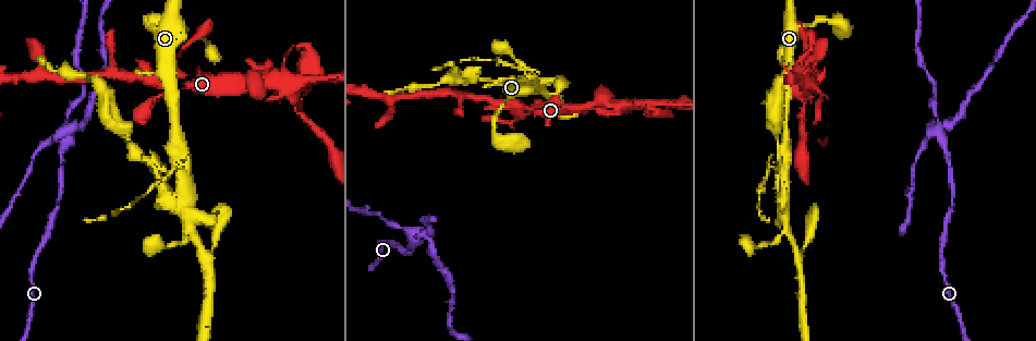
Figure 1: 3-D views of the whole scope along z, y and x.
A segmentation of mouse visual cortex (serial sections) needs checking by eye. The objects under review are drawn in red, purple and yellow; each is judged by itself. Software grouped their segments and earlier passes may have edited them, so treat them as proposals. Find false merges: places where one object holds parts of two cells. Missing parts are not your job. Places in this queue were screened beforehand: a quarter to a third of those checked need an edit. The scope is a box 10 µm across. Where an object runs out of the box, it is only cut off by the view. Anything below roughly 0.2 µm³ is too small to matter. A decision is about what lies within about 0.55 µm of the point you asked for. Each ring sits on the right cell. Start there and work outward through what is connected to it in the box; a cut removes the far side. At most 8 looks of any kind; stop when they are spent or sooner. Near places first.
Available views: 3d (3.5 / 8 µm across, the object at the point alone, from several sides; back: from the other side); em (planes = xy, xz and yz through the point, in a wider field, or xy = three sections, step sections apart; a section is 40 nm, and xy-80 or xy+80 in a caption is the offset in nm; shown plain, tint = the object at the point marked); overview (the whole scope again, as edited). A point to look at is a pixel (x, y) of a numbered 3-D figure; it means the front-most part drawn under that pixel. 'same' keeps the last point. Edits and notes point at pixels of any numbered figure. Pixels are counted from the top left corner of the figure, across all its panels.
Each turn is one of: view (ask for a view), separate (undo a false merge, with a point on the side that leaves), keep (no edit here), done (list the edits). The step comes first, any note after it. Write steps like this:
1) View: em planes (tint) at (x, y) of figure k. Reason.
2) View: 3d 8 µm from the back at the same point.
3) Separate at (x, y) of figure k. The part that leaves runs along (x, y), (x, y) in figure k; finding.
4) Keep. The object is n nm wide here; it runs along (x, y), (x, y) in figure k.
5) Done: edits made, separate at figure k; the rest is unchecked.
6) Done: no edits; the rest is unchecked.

View: 3d 3.5 µm from the back at (836, 21) of figure 1. Abrupt turn.

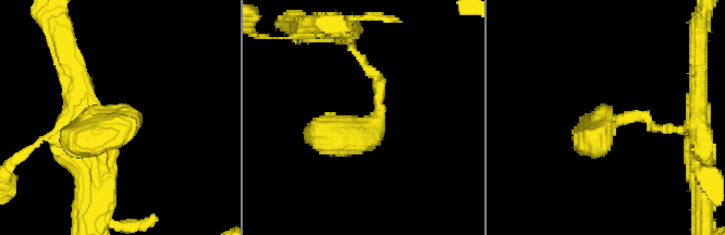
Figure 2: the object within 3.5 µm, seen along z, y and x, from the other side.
View: em xy step 1 (tint) at (375, 117) of figure 2. Shape alone is not enough.

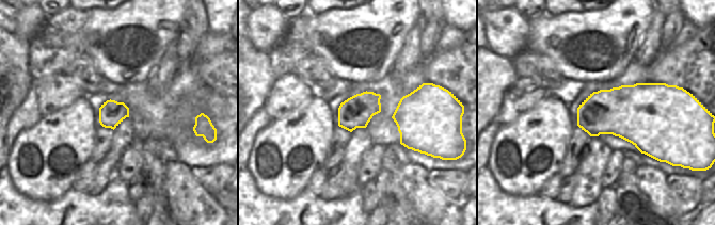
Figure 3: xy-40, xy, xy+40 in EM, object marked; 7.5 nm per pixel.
Keep. It runs along (670, 128), (628, 115), (591, 135) in figure 2; one cell here.

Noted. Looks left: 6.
View: 3d 8 µm at (937, 129) of figure 1. Four arms meet.

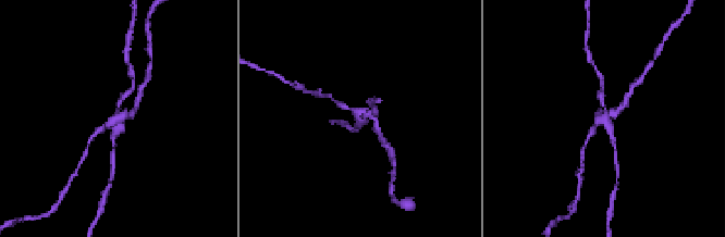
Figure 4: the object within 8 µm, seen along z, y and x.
View: em xy step 2 (tint) at the same point.

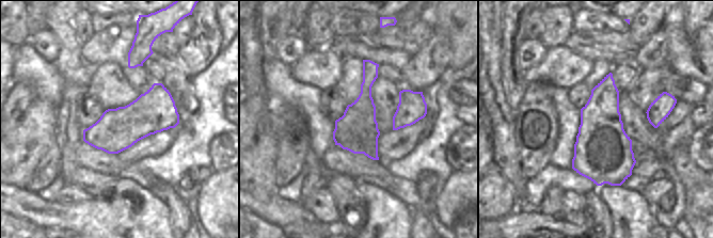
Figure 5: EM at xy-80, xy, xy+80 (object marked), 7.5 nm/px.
Separate at (618, 110) of figure 4. 4 arms meet here; the part that leaves runs along (115, 119), (133, 113), (137, 101) in figure 4; two cells meet here.

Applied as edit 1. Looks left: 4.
View: overview.

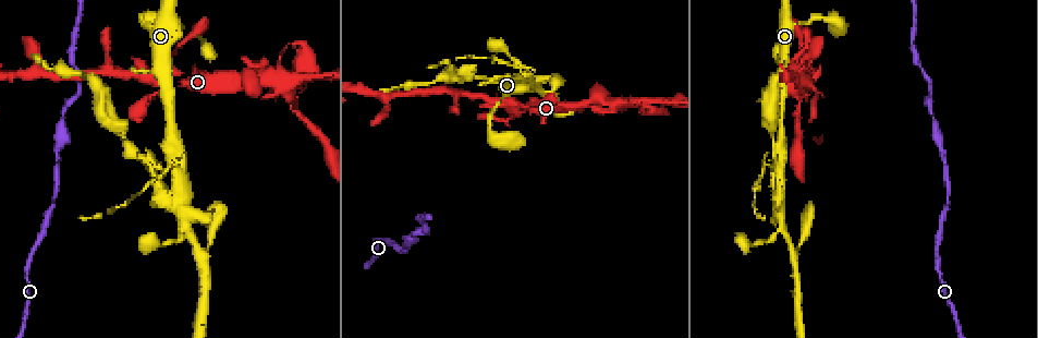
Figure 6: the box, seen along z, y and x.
View: 3d 3.5 µm at (625, 102) of figure 6. Sudden change in width.

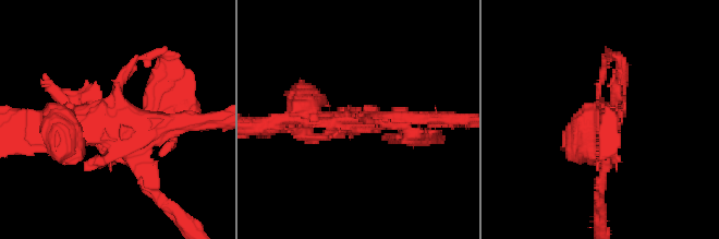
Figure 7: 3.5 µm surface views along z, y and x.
View: em xy step 2 (tint) at (353, 119) of figure 7.

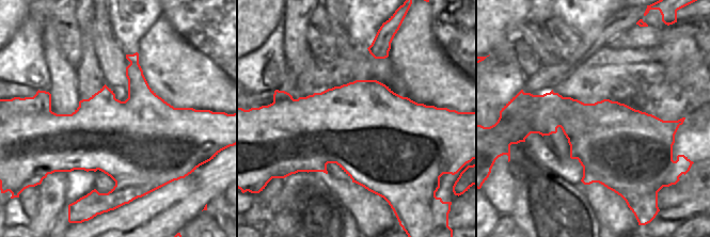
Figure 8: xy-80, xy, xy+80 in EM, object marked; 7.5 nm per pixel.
Keep. It runs along (45, 139), (101, 128), (155, 195) in figure 7; continuous, no second cell.

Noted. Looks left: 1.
Done: edits made, separate at figure 4; the rest is unchecked.

